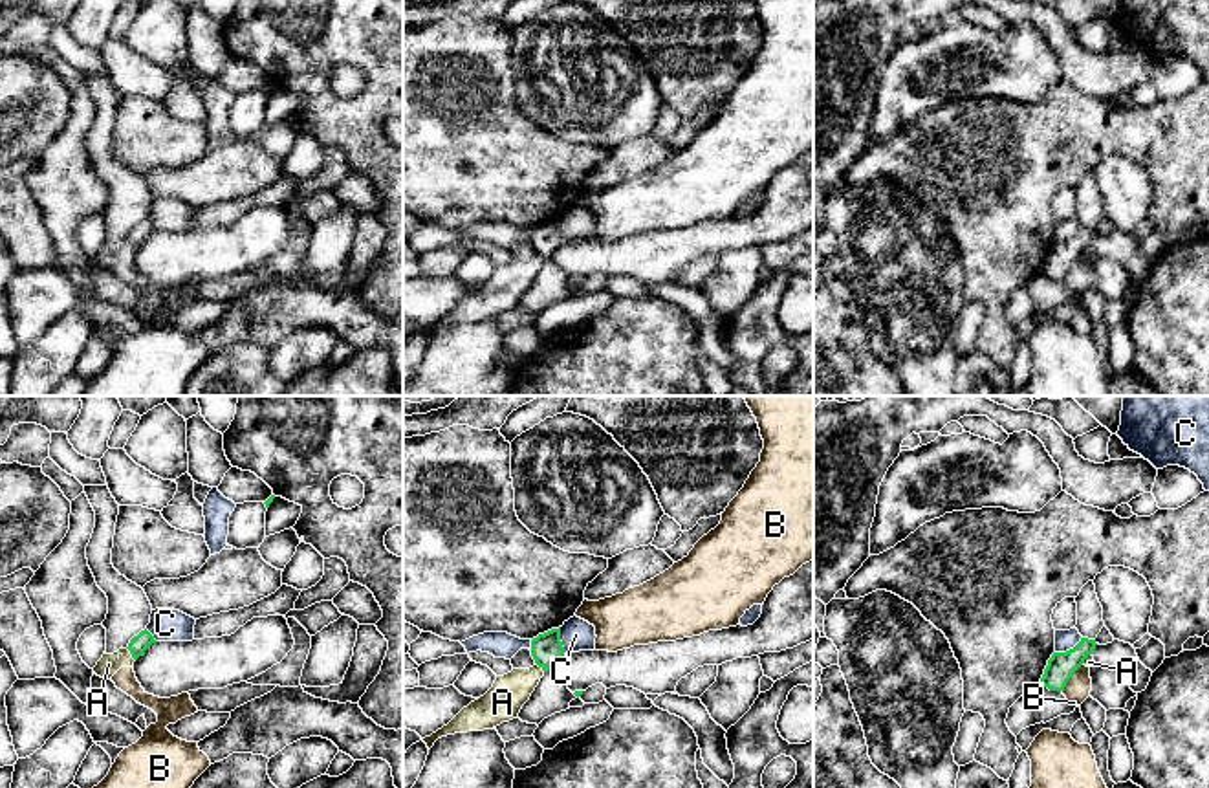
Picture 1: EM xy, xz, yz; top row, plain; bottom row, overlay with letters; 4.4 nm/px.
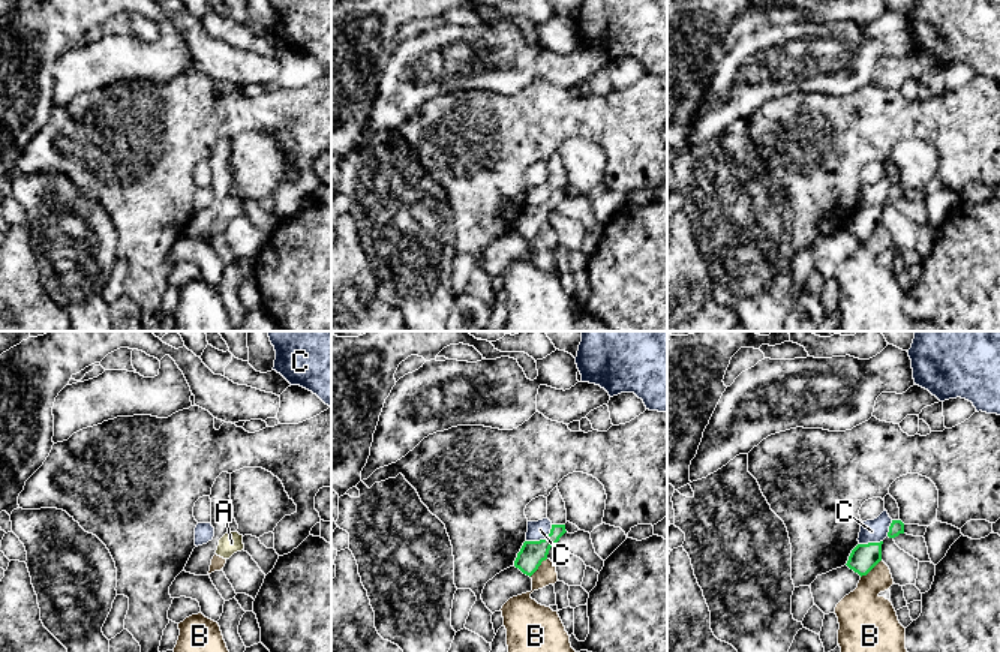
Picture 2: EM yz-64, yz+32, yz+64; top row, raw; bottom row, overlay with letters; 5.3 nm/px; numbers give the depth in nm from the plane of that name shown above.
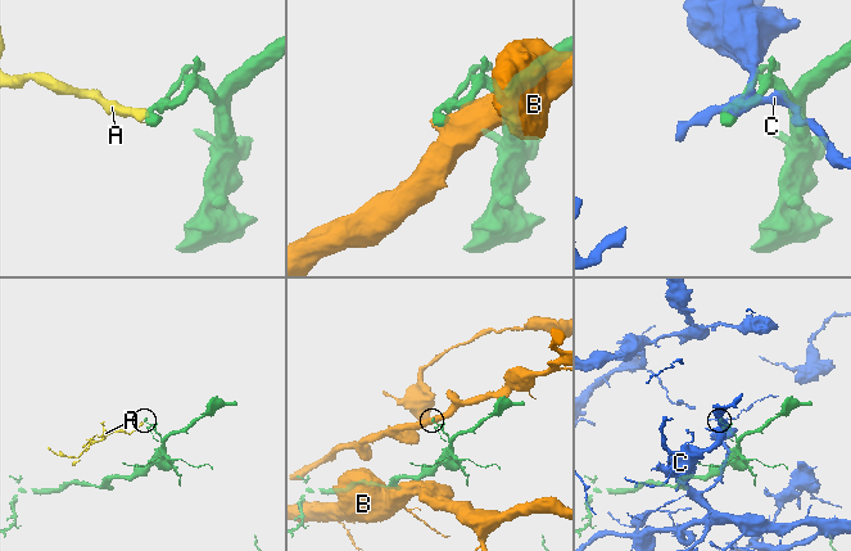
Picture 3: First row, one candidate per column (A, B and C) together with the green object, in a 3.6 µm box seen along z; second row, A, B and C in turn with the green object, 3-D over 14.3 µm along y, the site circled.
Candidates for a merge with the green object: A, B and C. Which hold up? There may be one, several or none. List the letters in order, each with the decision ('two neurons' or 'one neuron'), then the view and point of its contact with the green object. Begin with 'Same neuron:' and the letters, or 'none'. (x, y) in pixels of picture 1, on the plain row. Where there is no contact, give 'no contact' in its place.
Same neuron: none
A: two neurons | xy (130, 242)
B: two neurons | yz (1070, 266)
C: two neurons | yz (1070, 239)

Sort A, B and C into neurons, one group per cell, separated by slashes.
A B / C

